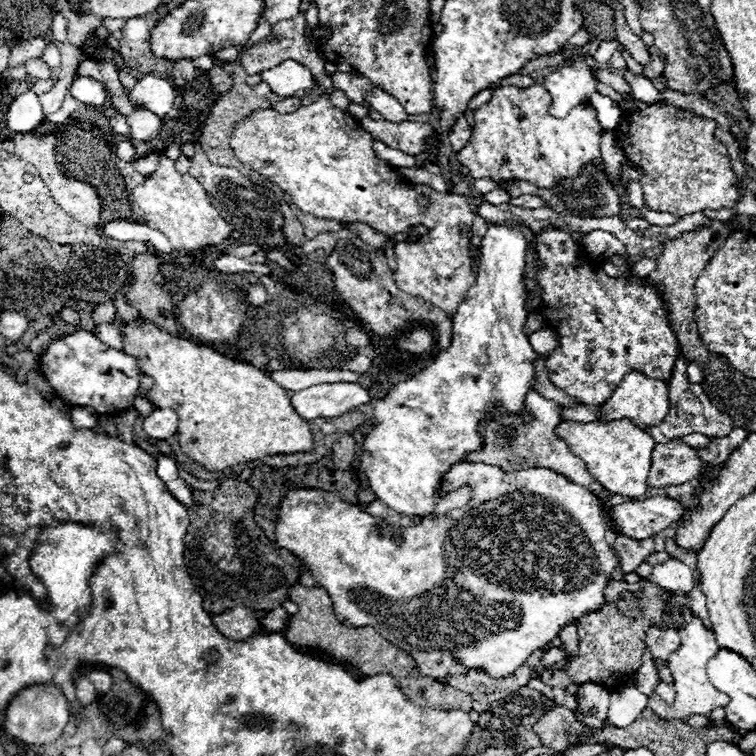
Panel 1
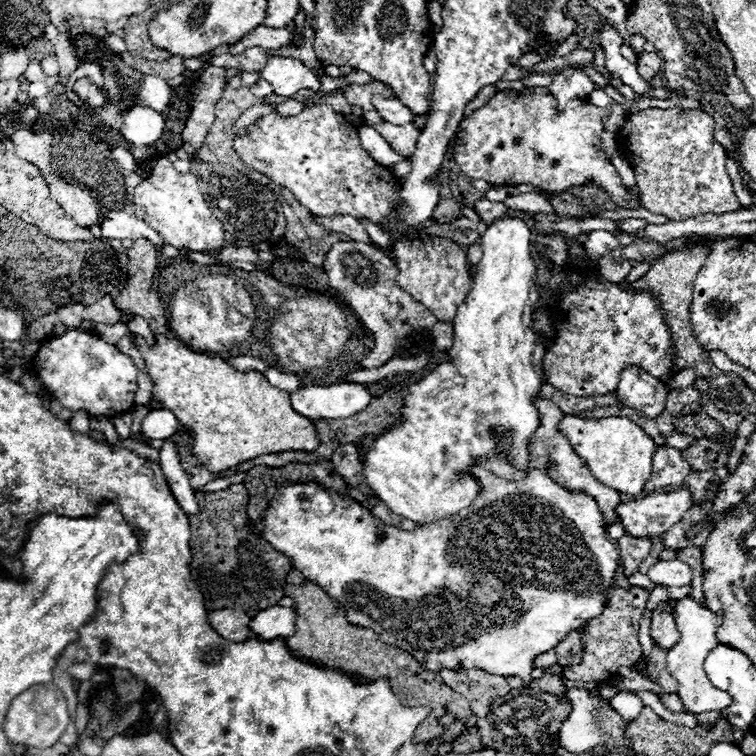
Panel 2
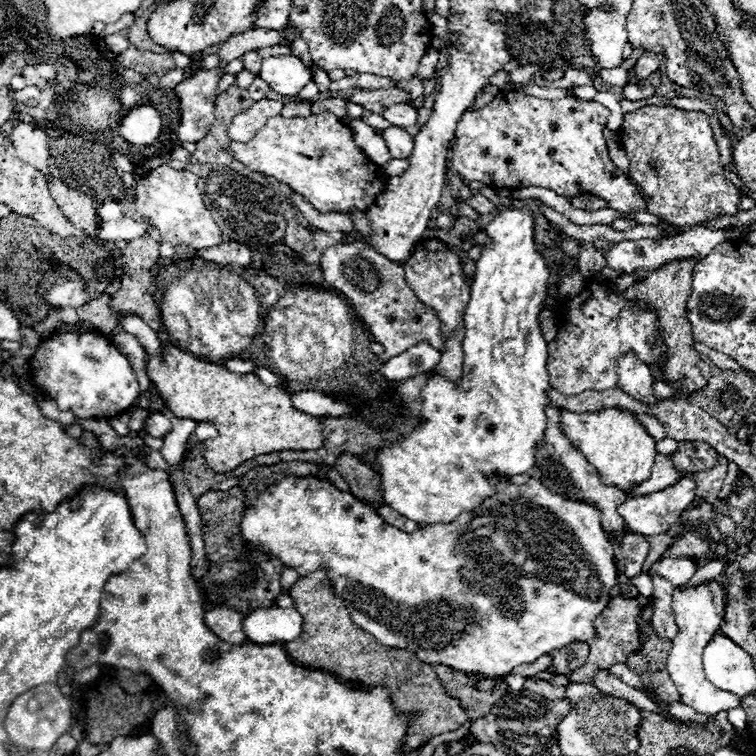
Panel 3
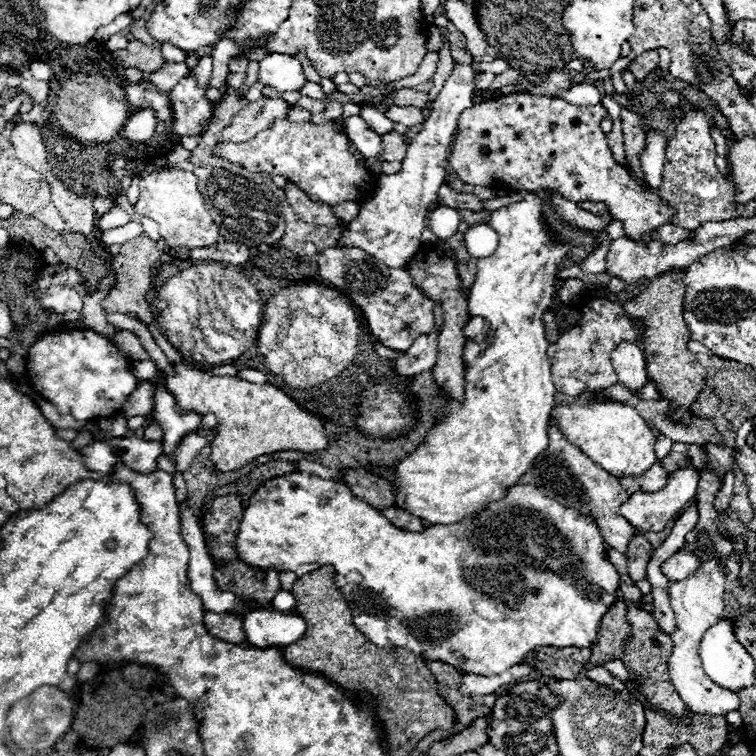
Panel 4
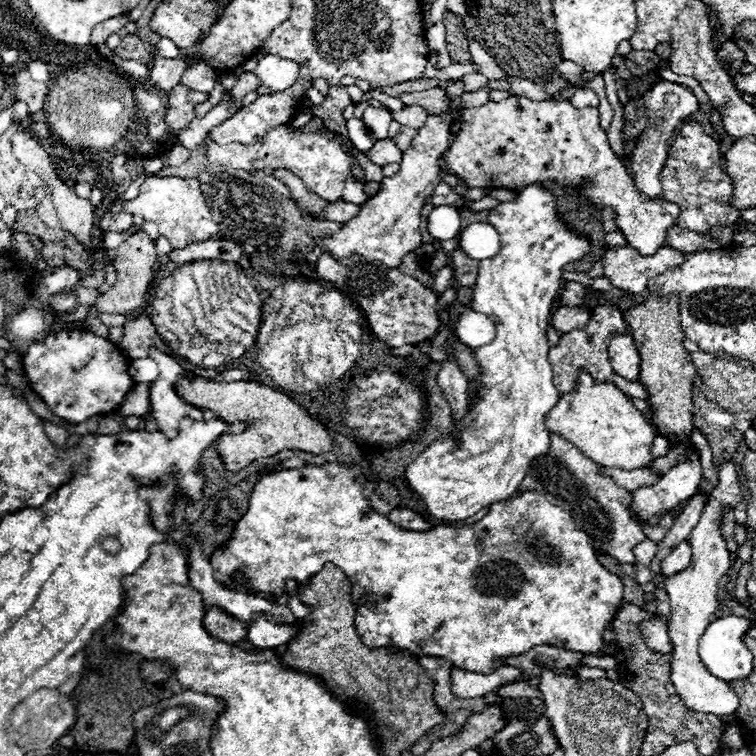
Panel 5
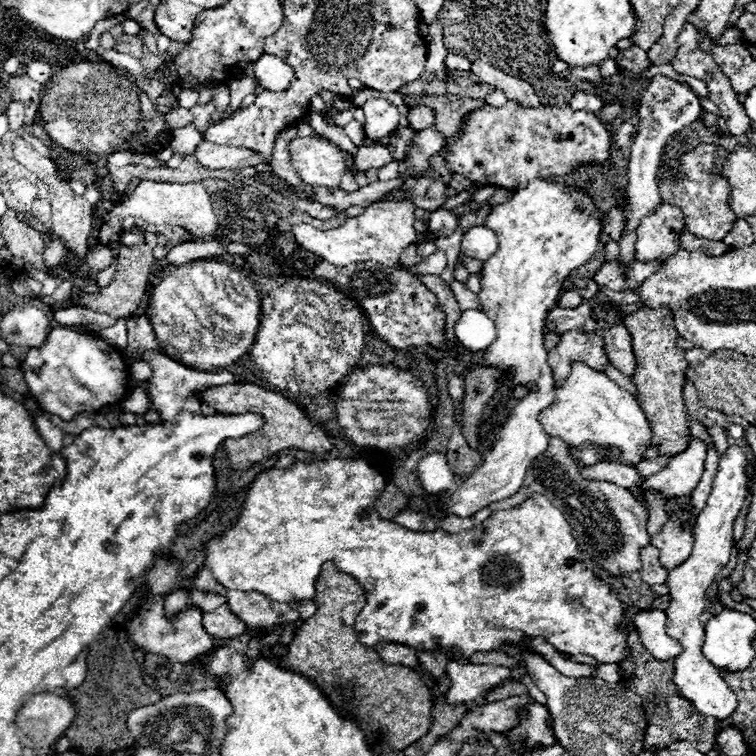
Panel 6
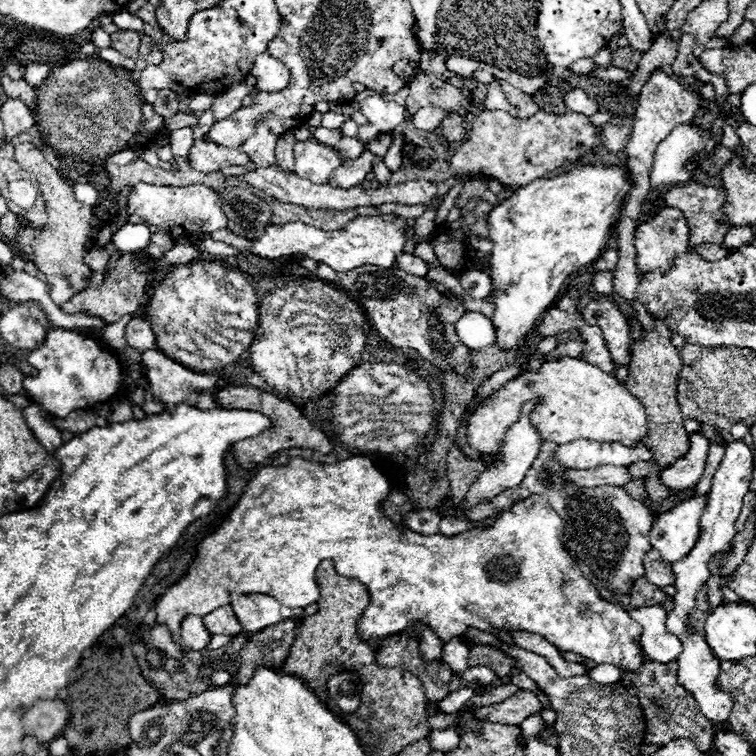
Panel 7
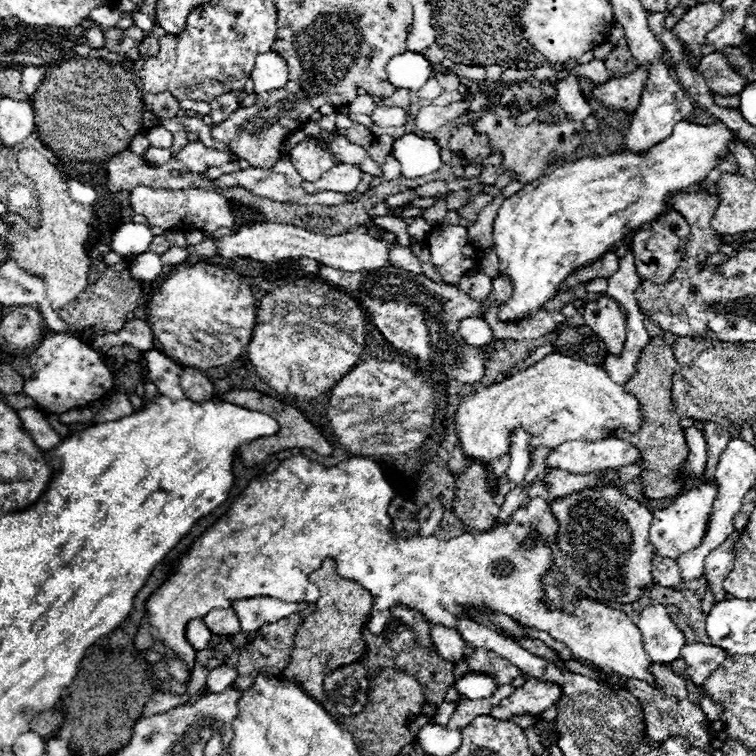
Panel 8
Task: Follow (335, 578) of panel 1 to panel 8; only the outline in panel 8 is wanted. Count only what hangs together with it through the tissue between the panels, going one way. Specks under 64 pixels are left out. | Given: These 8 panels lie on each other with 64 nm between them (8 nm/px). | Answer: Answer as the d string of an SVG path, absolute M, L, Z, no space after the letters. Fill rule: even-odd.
M304 456L284 460L272 474L252 480L244 494L232 502L230 510L208 526L200 540L196 538L192 542L190 550L178 560L176 570L148 598L146 608L150 626L158 630L158 640L186 664L188 672L192 672L196 650L186 640L186 624L192 618L204 618L212 608L230 608L230 604L240 598L270 596L284 602L316 602L318 590L308 582L308 574L320 568L324 558L334 558L342 578L352 578L372 592L374 606L366 620L366 626L372 632L380 632L388 622L396 620L390 614L392 604L408 604L424 614L426 620L448 628L456 628L456 616L466 616L464 606L476 608L476 604L486 604L490 610L508 614L522 624L548 632L552 638L564 642L578 660L592 662L596 668L612 668L620 676L644 680L650 686L656 686L650 672L652 660L642 648L640 630L626 618L626 614L588 598L576 602L574 614L564 614L560 610L550 610L542 600L540 578L550 566L550 546L558 534L558 522L544 500L536 498L524 508L518 508L508 526L498 524L490 532L466 532L454 540L436 540L434 536L414 536L402 540L390 530L392 522L388 516L388 506L392 498L392 486L388 484L382 468L370 458L350 458L334 468L324 468ZM530 530L540 534L532 548L526 546Z

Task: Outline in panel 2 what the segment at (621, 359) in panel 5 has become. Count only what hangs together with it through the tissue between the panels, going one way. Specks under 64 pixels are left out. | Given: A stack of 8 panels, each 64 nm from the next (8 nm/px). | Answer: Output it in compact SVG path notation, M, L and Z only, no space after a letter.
M628 366L620 374L616 388L618 396L624 400L624 406L638 410L646 416L660 416L666 406L664 382L650 376L638 366Z

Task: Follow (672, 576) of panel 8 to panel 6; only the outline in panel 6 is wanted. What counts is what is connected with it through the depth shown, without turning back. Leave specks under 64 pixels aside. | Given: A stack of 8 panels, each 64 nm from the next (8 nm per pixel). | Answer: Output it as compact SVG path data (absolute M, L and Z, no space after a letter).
M648 544L648 548L642 548L640 558L642 558L642 568L640 568L642 580L646 584L664 584L668 578L668 570L658 560L658 548L652 548Z

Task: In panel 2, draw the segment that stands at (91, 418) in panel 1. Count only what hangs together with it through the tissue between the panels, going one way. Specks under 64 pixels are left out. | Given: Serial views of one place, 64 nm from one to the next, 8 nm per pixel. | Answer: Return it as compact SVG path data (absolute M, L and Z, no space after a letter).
M74 412L72 420L70 420L70 428L74 428L74 432L88 432L90 430L90 416L84 412Z

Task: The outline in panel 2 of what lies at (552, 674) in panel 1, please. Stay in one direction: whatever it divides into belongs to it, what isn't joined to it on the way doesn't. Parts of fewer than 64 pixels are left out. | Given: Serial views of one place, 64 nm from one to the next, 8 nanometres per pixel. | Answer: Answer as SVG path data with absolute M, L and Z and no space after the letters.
M546 674L546 676L542 676L542 678L536 678L536 680L532 680L530 688L534 688L536 692L560 694L560 692L566 692L566 686L562 684L562 678L564 678L562 674L554 674L554 676Z

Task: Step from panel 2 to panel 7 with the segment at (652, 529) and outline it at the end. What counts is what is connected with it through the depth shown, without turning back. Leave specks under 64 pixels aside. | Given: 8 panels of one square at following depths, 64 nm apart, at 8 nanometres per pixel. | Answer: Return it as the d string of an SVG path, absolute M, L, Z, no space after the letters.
M692 432L688 440L690 440L688 454L680 458L676 464L672 464L670 468L666 468L664 474L660 474L664 484L668 484L668 488L672 490L692 488L700 480L706 466L706 452L708 452L706 436Z

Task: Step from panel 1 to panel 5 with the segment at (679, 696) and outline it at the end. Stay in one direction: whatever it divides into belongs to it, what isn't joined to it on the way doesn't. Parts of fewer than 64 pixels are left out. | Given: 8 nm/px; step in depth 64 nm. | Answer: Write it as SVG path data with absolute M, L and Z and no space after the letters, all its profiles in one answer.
M728 460L718 468L718 486L712 490L710 500L700 516L700 522L690 532L690 544L692 544L692 562L684 572L672 574L664 578L664 588L670 596L670 610L672 618L668 620L668 636L676 648L672 654L672 684L678 692L678 696L694 710L702 714L716 714L716 716L730 716L738 708L738 696L730 690L730 686L712 676L698 654L698 640L708 628L708 624L714 620L714 614L718 610L718 584L724 578L724 574L730 568L730 552L728 544L722 538L722 524L718 522L724 518L724 510L734 510L736 504L740 504L744 498L742 486L738 482L738 466Z

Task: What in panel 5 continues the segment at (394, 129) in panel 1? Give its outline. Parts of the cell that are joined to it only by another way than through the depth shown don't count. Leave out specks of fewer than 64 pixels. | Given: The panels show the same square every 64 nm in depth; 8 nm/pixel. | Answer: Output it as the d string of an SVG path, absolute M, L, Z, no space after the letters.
M390 138L376 140L376 144L364 156L368 156L370 162L374 162L378 166L386 166L386 164L402 160L402 152L396 148L396 144Z

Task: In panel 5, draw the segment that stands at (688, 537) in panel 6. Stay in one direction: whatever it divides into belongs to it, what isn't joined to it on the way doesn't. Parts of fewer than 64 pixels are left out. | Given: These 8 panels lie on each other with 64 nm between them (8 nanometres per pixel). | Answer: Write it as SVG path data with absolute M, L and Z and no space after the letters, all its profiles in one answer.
M682 540L678 546L672 548L672 552L660 562L662 574L664 576L672 576L676 572L682 572L692 560L692 546L688 540Z

